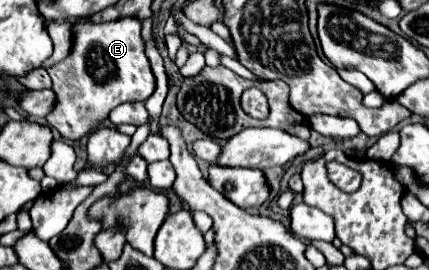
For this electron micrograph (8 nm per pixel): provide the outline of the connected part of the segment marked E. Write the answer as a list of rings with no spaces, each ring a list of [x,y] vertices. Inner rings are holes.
[[[132,16],[100,24],[94,24],[90,18],[82,18],[82,24],[74,24],[70,54],[48,68],[52,90],[60,96],[60,102],[46,120],[64,138],[80,140],[88,136],[108,118],[110,110],[124,102],[144,102],[154,92],[156,78],[144,52],[140,30],[142,22]]]

